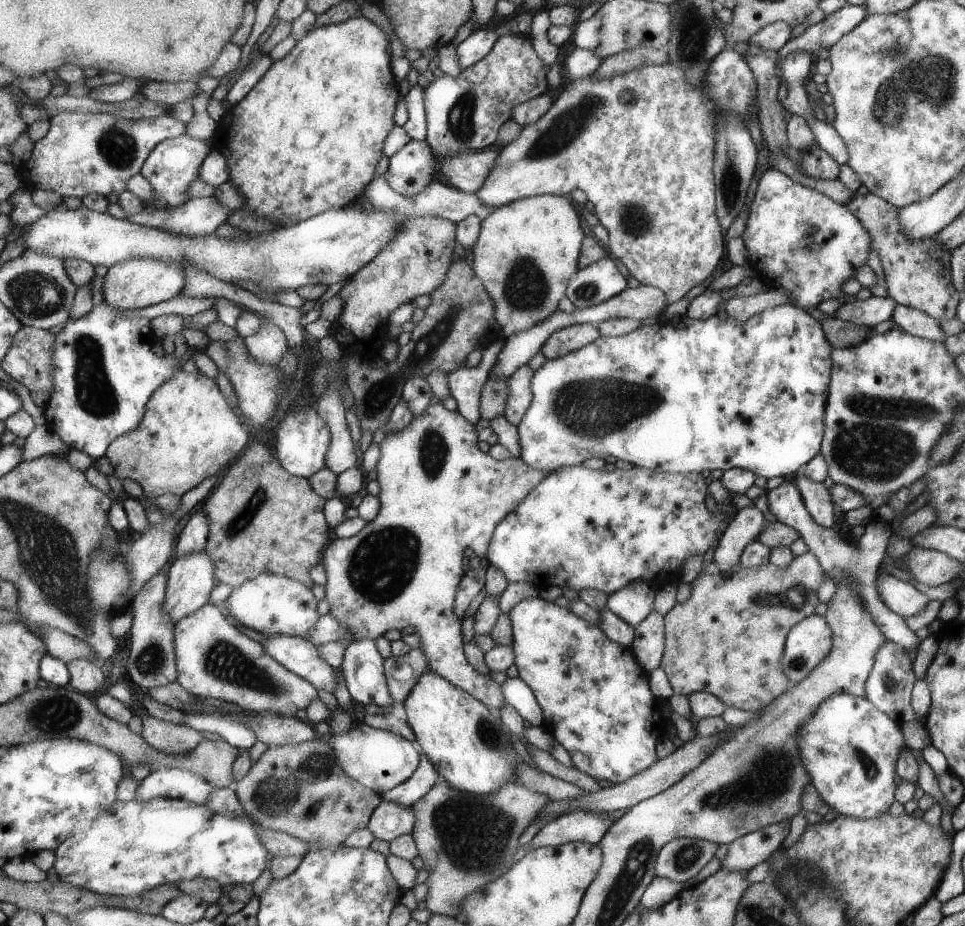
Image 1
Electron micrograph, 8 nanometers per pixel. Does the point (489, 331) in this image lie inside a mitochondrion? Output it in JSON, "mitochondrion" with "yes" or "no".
{"mitochondrion":"yes"}

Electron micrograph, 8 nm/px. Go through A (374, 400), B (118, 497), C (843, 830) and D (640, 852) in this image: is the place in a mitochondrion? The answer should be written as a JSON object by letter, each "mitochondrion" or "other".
{"A":"mitochondrion","B":"other","C":"other","D":"mitochondrion"}

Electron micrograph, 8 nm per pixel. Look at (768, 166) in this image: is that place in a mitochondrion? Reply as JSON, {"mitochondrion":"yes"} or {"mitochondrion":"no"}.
{"mitochondrion":"no"}

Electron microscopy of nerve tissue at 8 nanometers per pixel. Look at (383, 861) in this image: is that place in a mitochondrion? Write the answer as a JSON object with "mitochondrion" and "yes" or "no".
{"mitochondrion":"no"}

